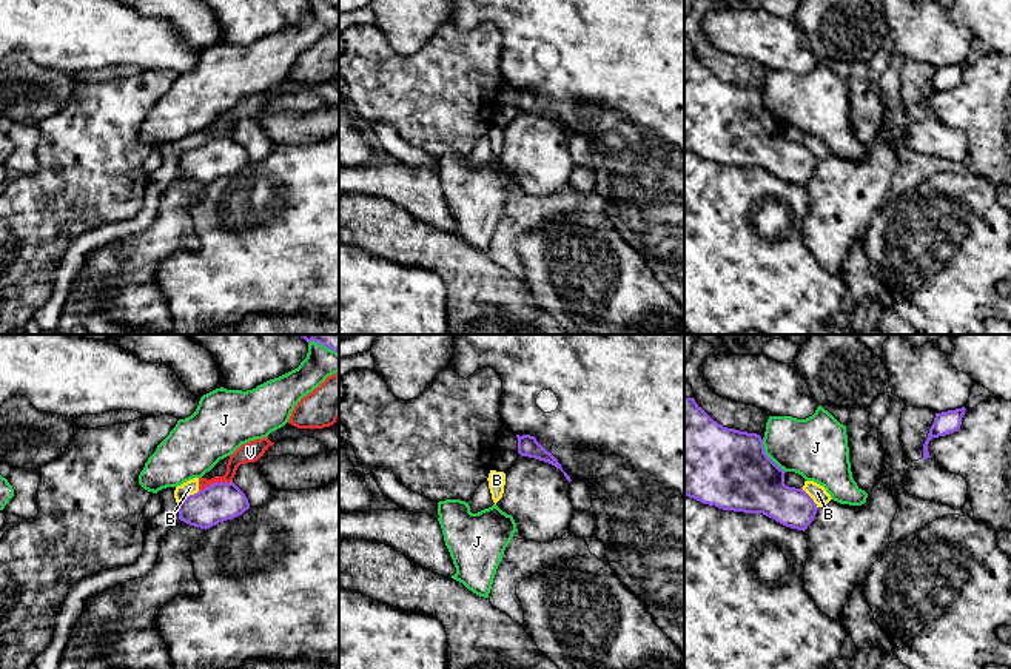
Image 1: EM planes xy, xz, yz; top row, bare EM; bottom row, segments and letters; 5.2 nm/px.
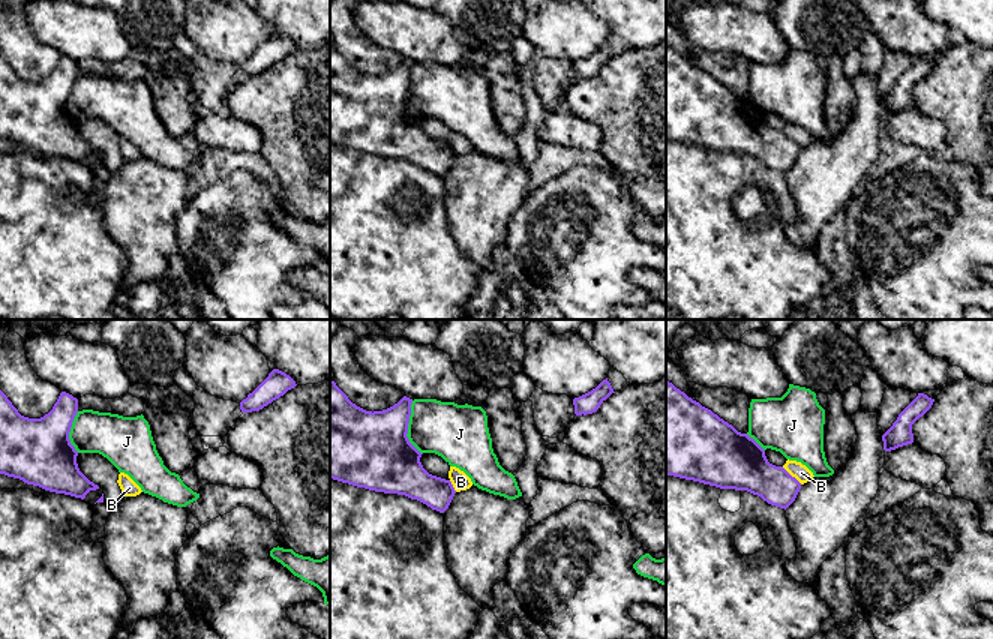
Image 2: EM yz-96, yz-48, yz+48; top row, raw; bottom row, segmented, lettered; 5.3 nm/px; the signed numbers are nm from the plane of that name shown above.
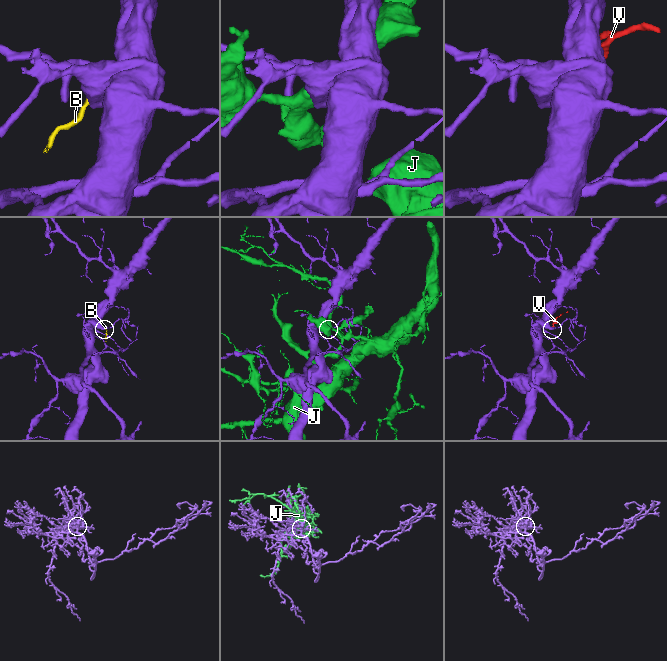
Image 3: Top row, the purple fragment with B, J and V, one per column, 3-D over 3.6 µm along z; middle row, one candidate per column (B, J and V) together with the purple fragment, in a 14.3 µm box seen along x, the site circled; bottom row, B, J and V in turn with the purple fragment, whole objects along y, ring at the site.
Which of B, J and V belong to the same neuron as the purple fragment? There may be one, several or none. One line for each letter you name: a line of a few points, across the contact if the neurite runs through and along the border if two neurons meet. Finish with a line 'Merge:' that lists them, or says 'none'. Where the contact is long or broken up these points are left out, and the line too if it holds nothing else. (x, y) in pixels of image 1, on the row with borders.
Merge: none

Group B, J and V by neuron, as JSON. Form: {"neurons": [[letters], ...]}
{"neurons": [["B", "V"], ["J"]]}

